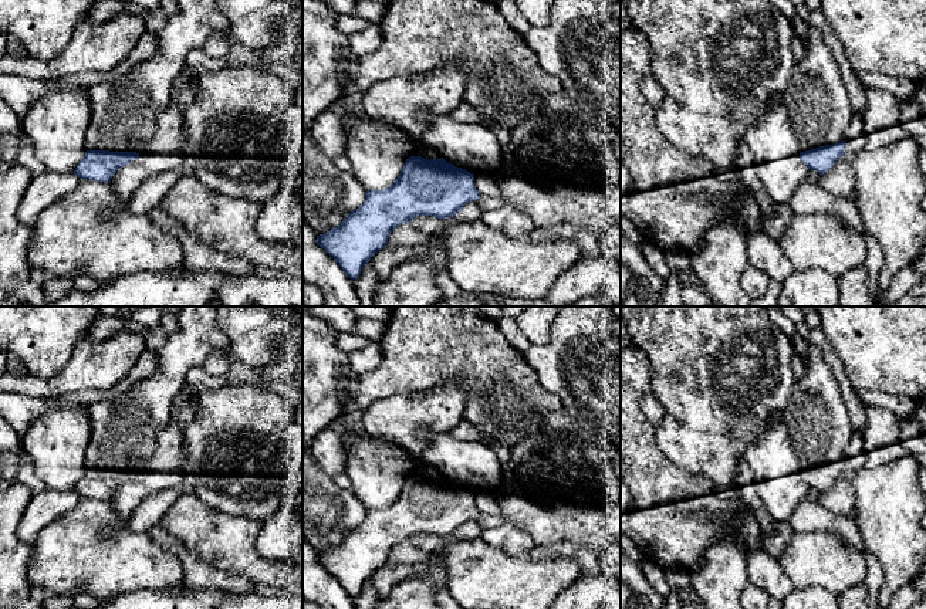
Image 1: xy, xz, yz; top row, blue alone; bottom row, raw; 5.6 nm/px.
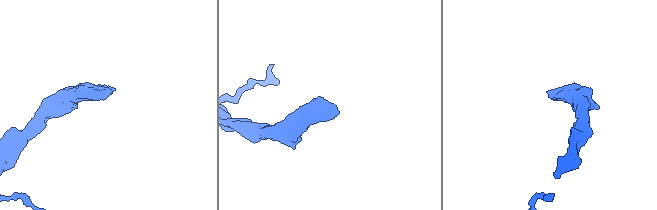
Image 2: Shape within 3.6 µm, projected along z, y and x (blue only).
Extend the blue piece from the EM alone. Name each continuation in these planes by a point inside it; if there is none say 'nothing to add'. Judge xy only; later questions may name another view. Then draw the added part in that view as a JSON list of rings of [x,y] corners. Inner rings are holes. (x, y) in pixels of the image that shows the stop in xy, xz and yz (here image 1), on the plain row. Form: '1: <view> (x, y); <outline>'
1: xy (124, 429); [[[182,307],[176,315],[178,329],[168,334],[160,348],[153,349],[160,368],[135,382],[124,395],[97,400],[87,407],[91,419],[87,468],[134,470],[136,461],[155,453],[158,430],[168,423],[175,396],[187,385],[189,369],[202,366],[214,351],[232,355],[230,341],[217,324],[219,308]]]

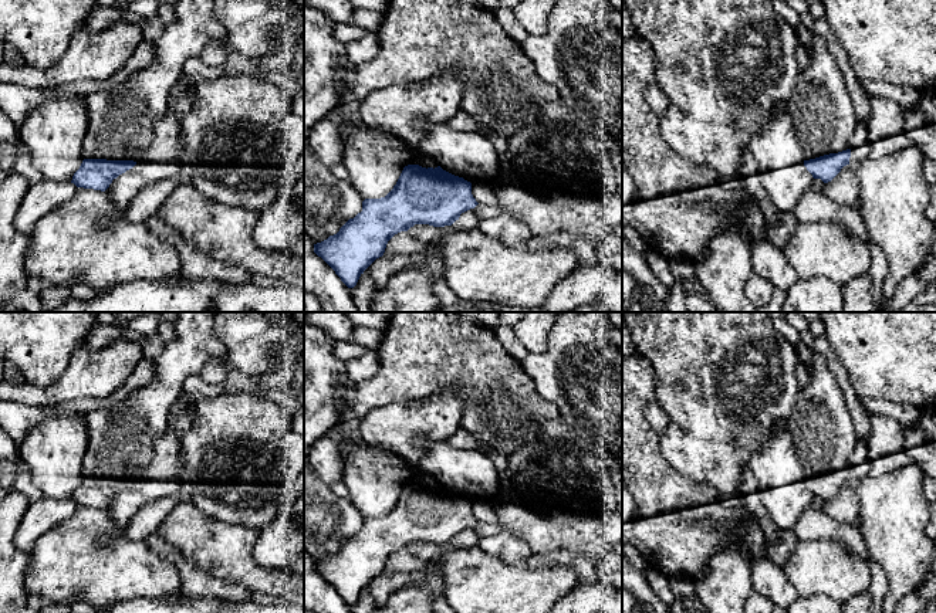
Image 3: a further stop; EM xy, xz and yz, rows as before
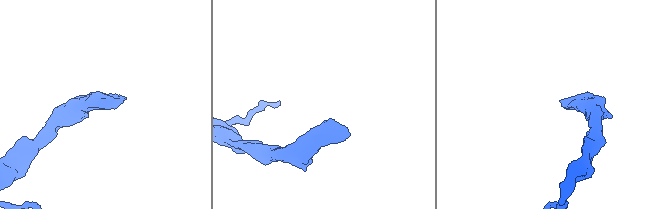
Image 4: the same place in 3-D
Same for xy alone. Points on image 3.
1: xy (121, 437); [[[179,312],[173,324],[175,338],[165,342],[158,356],[151,358],[158,376],[132,390],[121,403],[94,409],[84,416],[88,427],[84,477],[131,478],[134,470],[152,461],[155,438],[165,431],[172,404],[185,393],[186,377],[199,375],[212,359],[229,363],[227,349],[214,332],[214,318],[219,314],[222,312]]]

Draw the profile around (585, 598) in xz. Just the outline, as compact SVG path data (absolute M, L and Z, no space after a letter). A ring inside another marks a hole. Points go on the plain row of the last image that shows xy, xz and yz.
M609 582L578 585L550 613L601 613L615 595L616 589Z

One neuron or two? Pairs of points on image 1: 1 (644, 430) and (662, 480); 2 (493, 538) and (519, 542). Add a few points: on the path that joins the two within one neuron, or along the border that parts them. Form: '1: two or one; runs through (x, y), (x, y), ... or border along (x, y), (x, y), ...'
1: one; runs through (644, 443), (644, 462), (649, 467)
2: one; runs through (499, 538), (513, 538)

